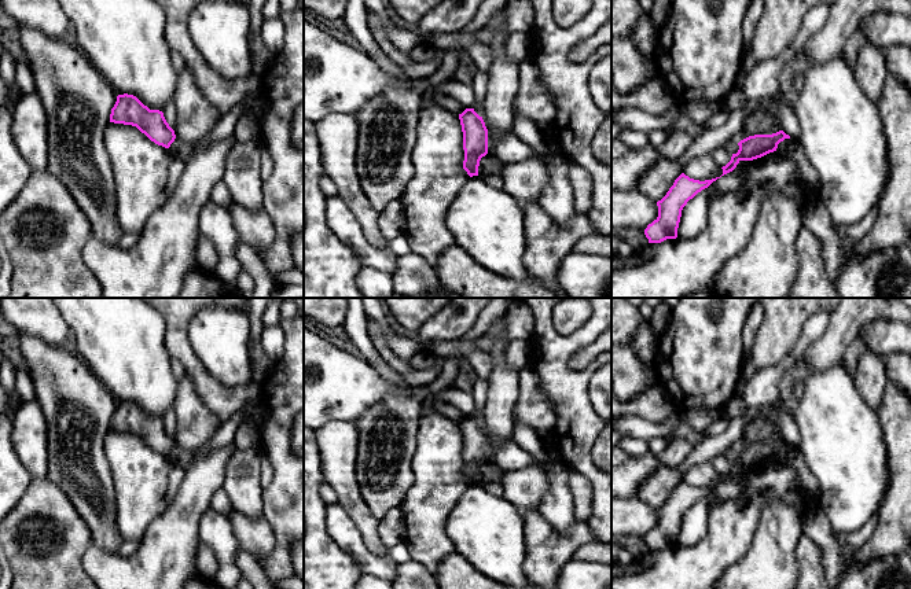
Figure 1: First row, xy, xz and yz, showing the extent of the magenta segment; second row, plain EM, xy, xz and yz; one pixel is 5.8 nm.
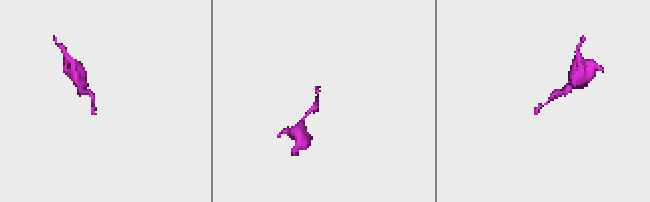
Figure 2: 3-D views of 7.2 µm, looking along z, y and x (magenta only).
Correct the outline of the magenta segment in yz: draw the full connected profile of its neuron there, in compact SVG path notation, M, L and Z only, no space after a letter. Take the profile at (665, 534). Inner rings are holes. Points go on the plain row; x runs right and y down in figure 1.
M682 481L666 503L657 509L658 524L644 537L649 551L661 551L666 546L676 546L683 515L690 507L708 496L717 486L720 485L699 489Z

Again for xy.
M118 402L111 416L110 430L136 434L151 449L169 456L175 449L175 438L166 430L164 420L150 417L133 402Z

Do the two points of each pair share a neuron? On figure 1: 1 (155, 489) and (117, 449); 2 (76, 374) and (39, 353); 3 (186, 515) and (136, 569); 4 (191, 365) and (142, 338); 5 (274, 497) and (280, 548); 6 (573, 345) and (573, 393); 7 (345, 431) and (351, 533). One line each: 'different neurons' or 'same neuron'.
1: same neuron
2: same neuron
3: same neuron
4: different neurons
5: same neuron
6: same neuron
7: different neurons

